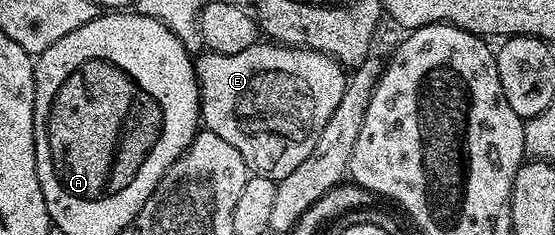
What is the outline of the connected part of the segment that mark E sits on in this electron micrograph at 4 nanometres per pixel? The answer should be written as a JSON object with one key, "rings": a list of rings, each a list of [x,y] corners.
{"rings":[[[258,41],[250,45],[250,49],[242,49],[242,53],[204,53],[195,60],[196,84],[200,86],[200,118],[203,126],[209,131],[218,133],[222,141],[227,141],[229,145],[234,145],[238,153],[242,153],[242,161],[246,161],[249,172],[252,175],[261,175],[267,179],[279,180],[287,177],[306,157],[310,157],[310,149],[314,149],[314,144],[318,142],[318,137],[322,137],[322,129],[326,129],[326,121],[330,121],[330,113],[334,113],[334,108],[338,101],[342,101],[342,89],[346,89],[348,75],[345,68],[329,55],[323,55],[321,51],[311,51],[308,47],[289,47],[281,45],[275,41]]]}

